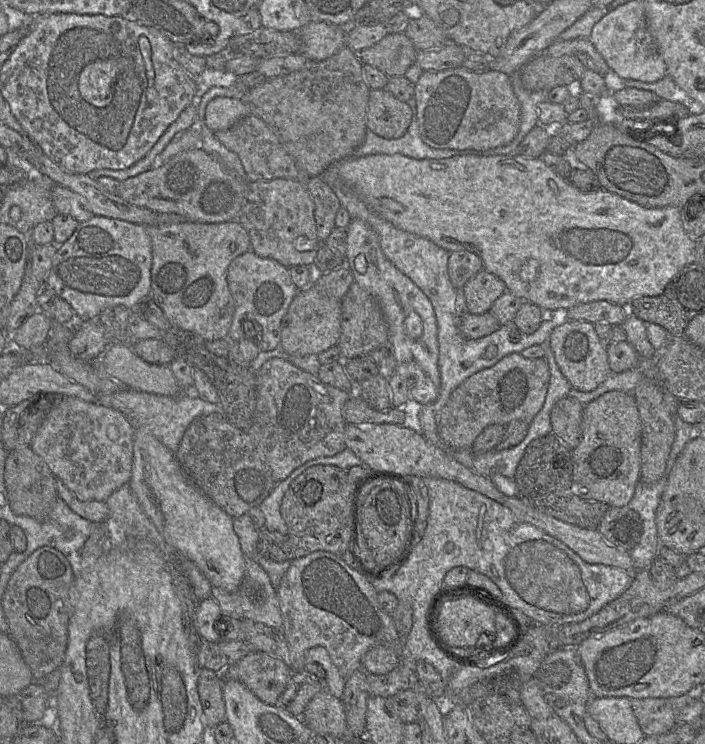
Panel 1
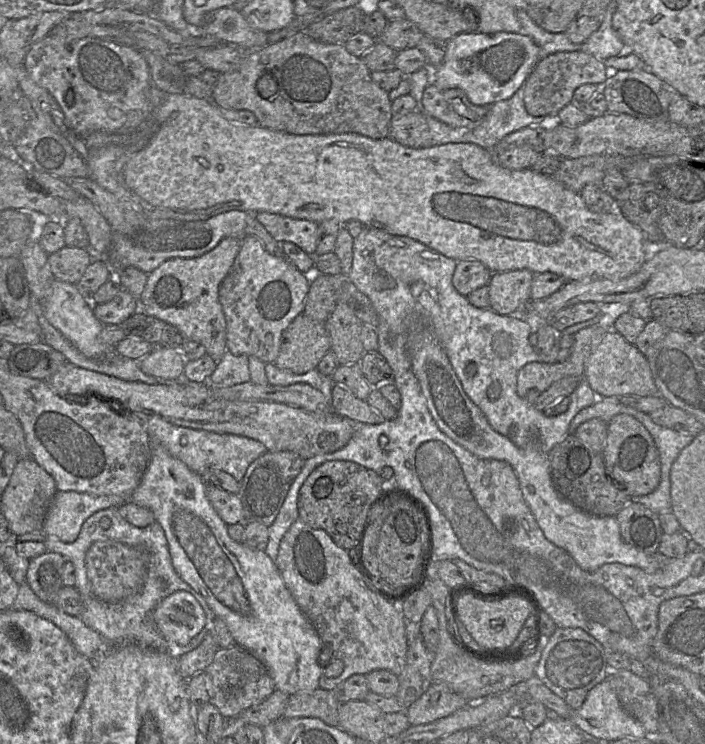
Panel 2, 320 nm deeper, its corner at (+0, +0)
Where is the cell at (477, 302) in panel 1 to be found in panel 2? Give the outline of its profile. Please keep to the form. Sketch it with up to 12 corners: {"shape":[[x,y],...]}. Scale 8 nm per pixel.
{"shape":[[492,273],[490,309],[522,314],[530,302],[534,273]]}

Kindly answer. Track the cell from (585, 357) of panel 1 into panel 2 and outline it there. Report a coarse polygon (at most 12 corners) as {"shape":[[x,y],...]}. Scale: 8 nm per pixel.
{"shape":[[613,329],[585,365],[598,397],[659,395],[646,356]]}

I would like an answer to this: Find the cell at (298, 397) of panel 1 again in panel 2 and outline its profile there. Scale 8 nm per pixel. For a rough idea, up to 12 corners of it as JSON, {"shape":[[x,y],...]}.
{"shape":[[267,451],[237,494],[245,523],[273,524],[306,460]]}

